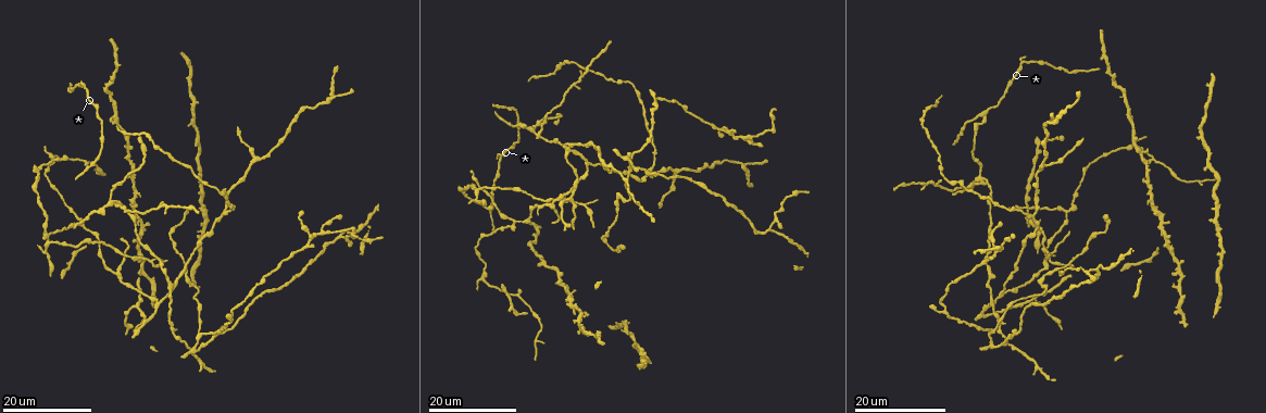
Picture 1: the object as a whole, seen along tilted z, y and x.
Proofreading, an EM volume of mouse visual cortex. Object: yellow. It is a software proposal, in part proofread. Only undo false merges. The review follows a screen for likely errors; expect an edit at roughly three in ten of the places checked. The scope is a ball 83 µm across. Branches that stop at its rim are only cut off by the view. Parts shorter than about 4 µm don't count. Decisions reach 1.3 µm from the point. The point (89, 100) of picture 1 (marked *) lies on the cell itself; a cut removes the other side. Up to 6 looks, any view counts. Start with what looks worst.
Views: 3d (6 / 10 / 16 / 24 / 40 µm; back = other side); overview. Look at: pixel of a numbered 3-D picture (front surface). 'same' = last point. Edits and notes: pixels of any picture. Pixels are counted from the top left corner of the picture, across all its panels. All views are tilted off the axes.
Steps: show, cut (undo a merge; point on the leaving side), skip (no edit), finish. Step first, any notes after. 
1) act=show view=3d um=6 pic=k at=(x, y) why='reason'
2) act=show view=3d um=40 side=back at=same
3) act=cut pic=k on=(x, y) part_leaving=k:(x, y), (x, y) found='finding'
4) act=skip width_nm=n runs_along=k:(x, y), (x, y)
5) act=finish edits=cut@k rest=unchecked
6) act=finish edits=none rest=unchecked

act=show view=3d um=16 pic=1 at=(320, 230) why='two arms at a narrow angle'

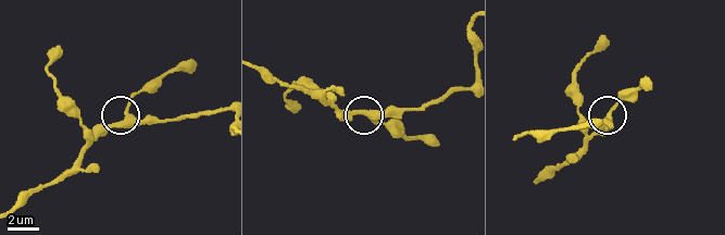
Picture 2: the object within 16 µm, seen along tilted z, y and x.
act=show view=3d um=6 pic=2 at=(609, 112)

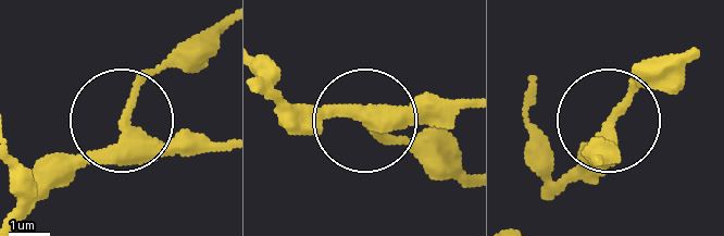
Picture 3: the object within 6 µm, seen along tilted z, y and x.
act=skip width_nm=320 runs_along=3:(22, 222), (51, 186), (102, 153), (130, 98), (177, 45) found='all the same cell'

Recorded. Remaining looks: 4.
act=show view=3d um=24 pic=1 at=(515, 222) why='three-way junction'

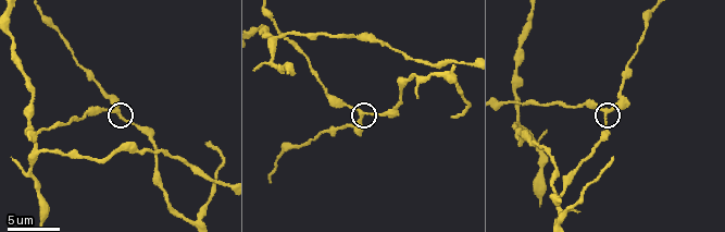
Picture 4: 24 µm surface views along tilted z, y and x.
act=show view=3d um=6 pic=4 at=(607, 112) why='zoom in'

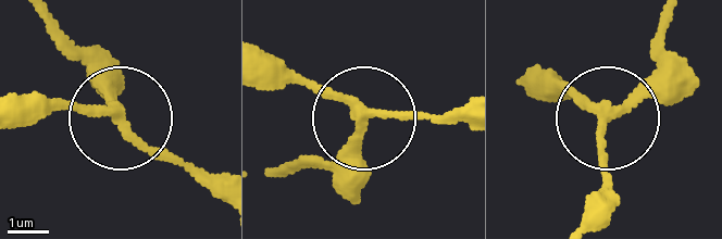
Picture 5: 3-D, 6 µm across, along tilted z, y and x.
act=cut pic=5 on=(109, 84) arms=3 part_leaving=5:(126, 120), (55, 17) found='a second cell is stuck on'

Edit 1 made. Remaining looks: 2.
act=finish edits=cut@5 rest=unchecked

